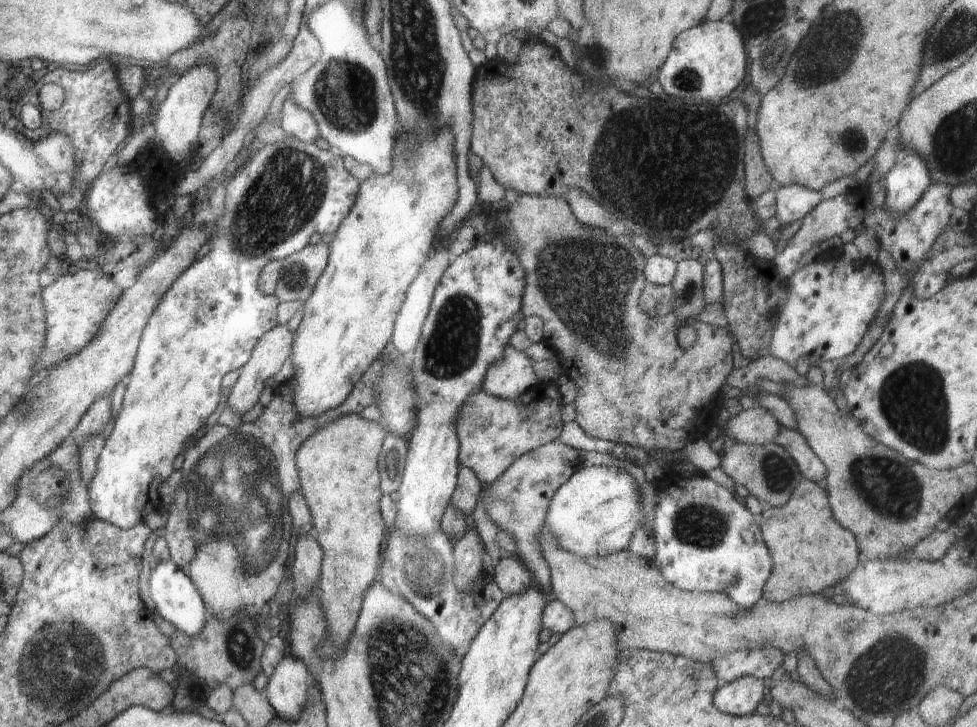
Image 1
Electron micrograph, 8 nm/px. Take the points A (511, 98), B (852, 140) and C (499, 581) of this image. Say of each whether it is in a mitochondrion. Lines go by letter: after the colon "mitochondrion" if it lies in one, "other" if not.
A: other
B: mitochondrion
C: other

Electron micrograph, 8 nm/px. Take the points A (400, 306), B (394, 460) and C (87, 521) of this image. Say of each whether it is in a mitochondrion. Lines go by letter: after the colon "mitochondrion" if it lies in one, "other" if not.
A: other
B: mitochondrion
C: other

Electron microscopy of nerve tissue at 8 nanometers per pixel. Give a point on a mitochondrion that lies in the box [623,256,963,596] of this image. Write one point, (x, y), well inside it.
(914, 400)

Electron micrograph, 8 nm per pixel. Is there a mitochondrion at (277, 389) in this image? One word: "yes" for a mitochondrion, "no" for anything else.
no

